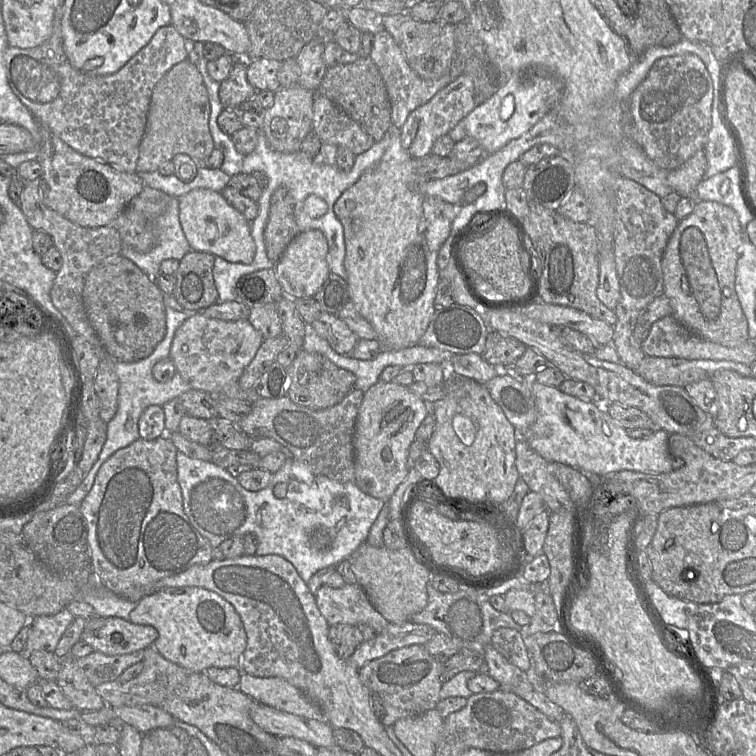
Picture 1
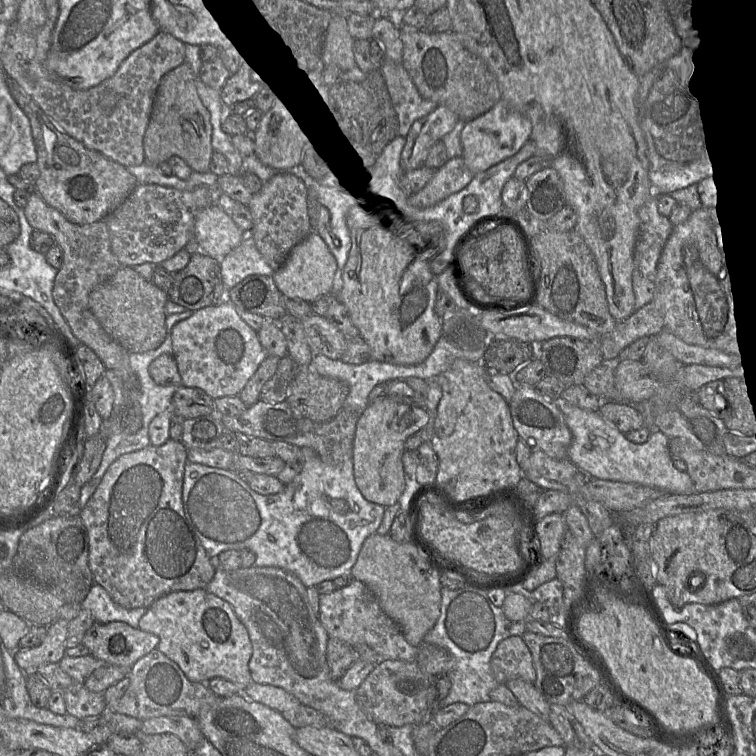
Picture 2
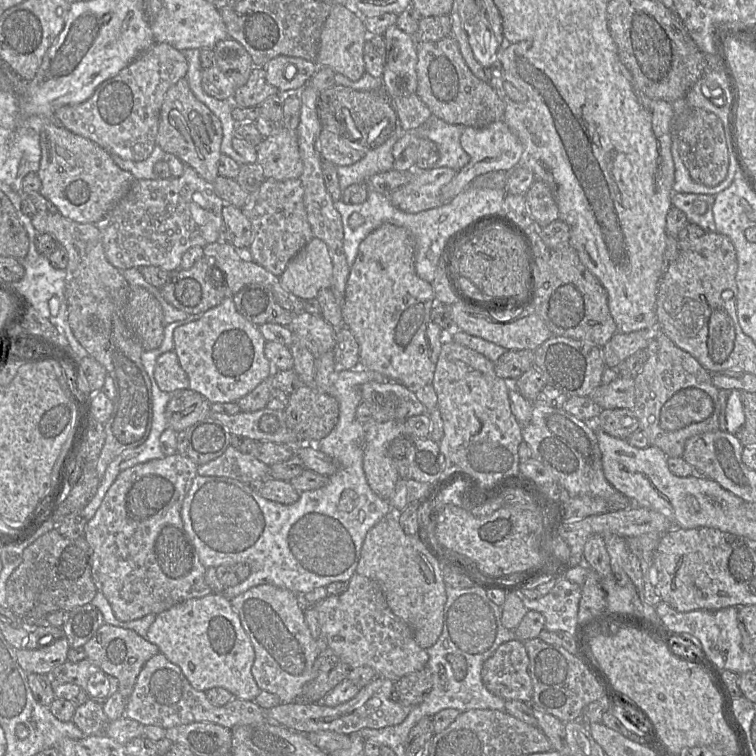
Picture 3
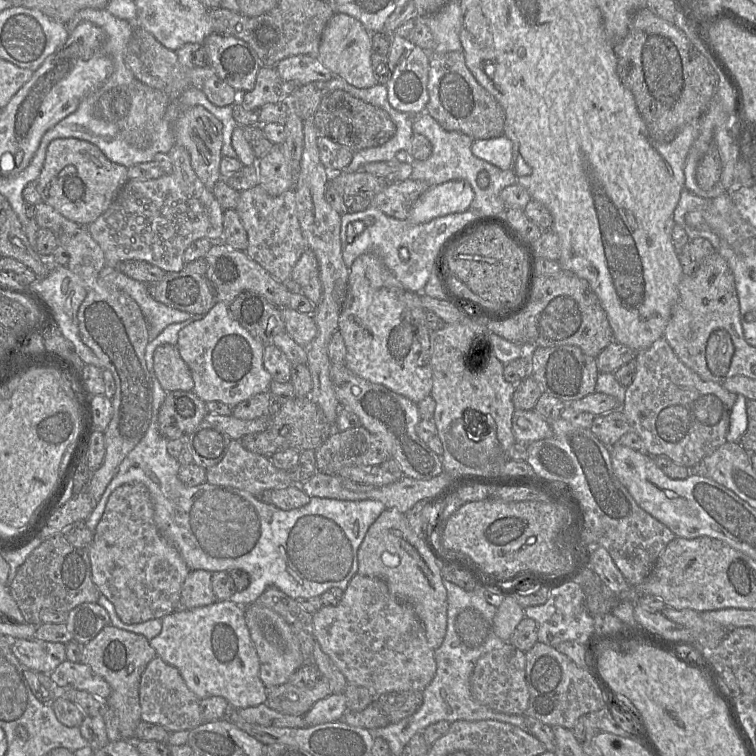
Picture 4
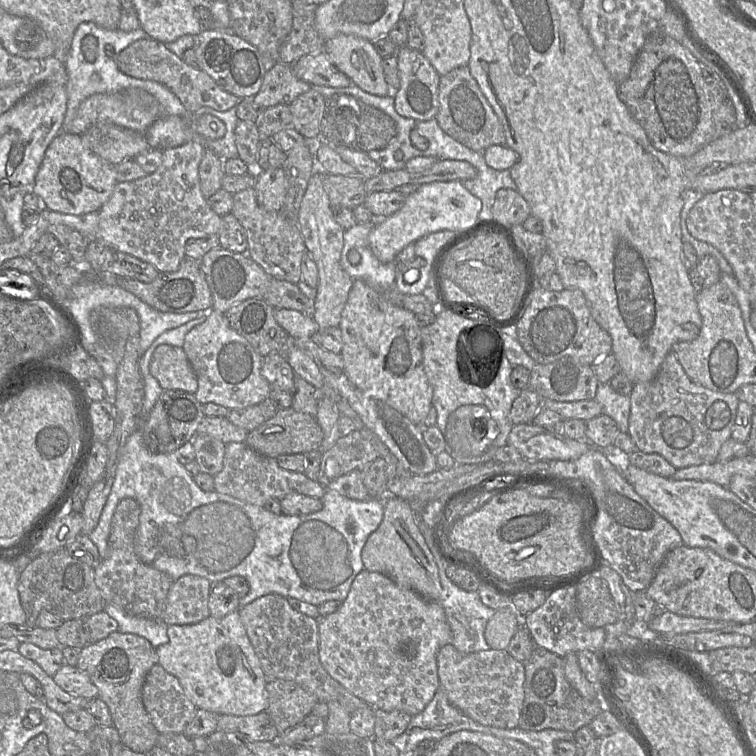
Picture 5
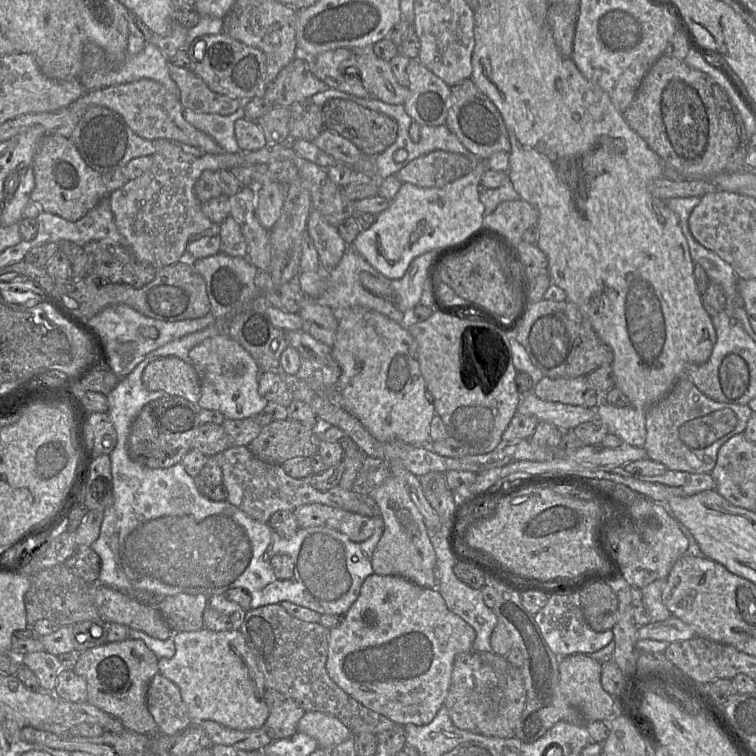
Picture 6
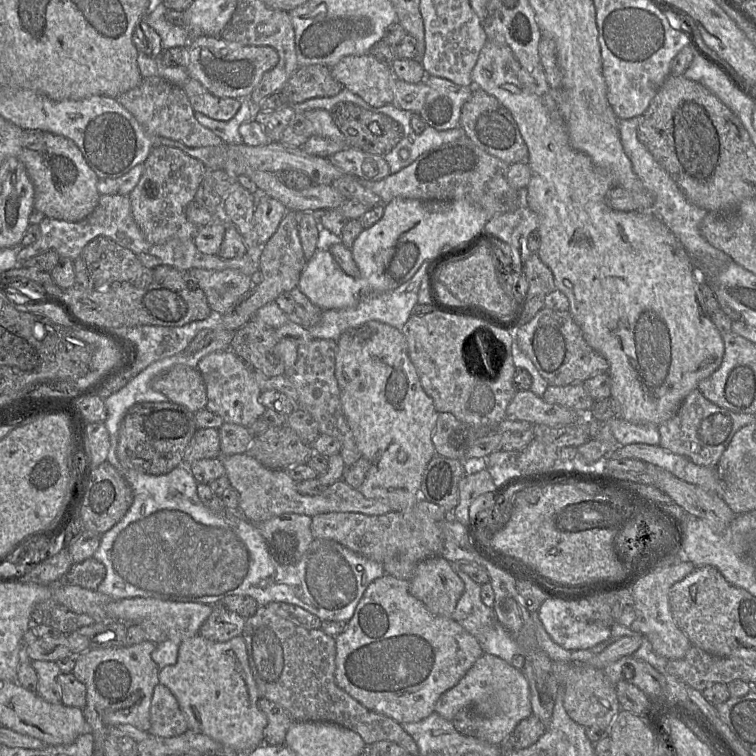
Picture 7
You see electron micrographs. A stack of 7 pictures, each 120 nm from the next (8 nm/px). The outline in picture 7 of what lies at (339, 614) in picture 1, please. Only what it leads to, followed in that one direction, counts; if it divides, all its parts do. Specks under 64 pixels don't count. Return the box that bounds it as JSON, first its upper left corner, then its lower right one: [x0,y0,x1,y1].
[335,575,484,723]

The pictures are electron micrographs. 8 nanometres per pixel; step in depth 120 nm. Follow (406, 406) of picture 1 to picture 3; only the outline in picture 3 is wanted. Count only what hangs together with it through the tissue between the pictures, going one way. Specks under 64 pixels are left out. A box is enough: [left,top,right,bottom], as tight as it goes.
[363,413,430,501]

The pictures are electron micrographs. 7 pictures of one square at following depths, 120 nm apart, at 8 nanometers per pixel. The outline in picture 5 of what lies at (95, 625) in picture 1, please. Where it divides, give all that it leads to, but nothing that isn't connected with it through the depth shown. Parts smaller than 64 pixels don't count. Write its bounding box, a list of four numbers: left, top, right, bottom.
[76,631,159,754]

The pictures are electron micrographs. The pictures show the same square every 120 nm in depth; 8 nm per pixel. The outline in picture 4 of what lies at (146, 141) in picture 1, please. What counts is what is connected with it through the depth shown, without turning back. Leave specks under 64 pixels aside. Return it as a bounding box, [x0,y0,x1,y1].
[173,105,222,189]

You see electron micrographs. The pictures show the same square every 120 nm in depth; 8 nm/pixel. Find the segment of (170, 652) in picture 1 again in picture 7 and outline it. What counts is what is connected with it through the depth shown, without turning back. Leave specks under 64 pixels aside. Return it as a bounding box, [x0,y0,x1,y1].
[158,634,267,755]

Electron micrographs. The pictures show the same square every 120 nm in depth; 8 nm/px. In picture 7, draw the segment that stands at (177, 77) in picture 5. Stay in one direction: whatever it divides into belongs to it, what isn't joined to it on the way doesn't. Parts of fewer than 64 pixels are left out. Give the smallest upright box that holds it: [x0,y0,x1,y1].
[182,77,241,121]

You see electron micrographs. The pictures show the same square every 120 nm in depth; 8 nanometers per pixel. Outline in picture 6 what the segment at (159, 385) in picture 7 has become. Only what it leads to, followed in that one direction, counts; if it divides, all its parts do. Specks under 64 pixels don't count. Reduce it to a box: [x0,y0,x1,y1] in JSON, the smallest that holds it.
[142,356,201,404]

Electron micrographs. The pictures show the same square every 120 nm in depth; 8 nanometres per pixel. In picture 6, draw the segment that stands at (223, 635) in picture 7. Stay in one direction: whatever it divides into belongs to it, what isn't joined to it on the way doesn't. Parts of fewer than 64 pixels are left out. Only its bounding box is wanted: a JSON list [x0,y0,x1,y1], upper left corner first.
[203,594,246,632]

